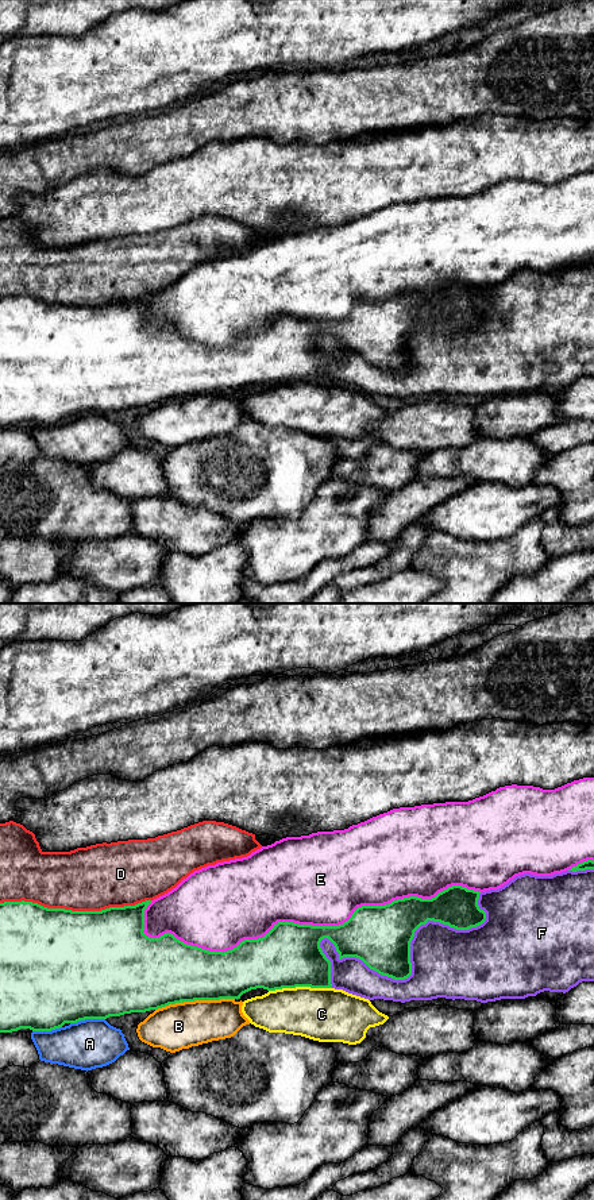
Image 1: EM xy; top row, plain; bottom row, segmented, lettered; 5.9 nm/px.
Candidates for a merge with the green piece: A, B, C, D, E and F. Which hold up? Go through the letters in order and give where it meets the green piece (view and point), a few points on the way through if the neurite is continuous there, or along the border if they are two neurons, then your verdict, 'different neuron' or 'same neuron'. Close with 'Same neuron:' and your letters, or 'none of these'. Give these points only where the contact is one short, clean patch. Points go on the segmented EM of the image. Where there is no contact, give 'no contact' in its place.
A: xy (87, 1018) | different neuron
B: xy (195, 999) | different neuron
C: xy (300, 986) | different neuron
D: xy (74, 911) | different neuron
E: xy (311, 925) | same neuron
F: xy (409, 975) | different neuron
Same neuron: E

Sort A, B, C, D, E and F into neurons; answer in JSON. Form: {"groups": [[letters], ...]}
{"groups": [["A"], ["B"], ["C"], ["D"], ["E"], ["F"]]}

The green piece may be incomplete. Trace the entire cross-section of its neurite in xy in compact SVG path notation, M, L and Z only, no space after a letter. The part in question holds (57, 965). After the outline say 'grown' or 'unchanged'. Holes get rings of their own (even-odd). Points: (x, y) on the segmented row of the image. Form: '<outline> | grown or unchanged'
M594 778L574 780L555 790L512 784L500 787L468 802L400 807L344 830L286 837L271 845L262 846L247 857L217 863L194 871L167 894L135 906L109 907L101 911L72 911L47 908L24 900L4 902L0 903L0 1033L12 1033L20 1029L51 1031L62 1027L65 1023L146 1012L181 1002L240 999L243 993L256 988L267 991L296 987L332 988L331 961L320 948L320 942L324 938L328 938L335 945L339 960L356 957L382 976L405 980L412 975L410 942L414 931L421 925L433 921L456 930L477 927L486 921L486 912L478 906L481 892L498 890L524 873L552 876L566 871L586 869L594 869Z | grown

